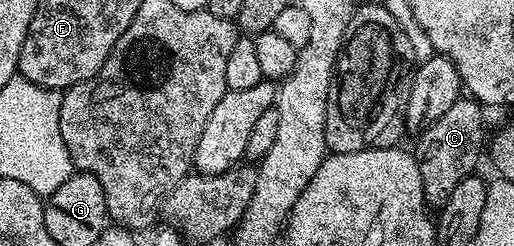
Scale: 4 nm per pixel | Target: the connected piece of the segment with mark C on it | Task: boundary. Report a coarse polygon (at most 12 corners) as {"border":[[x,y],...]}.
{"border":[[460,97],[417,136],[424,197],[441,209],[475,174],[482,107]]}

